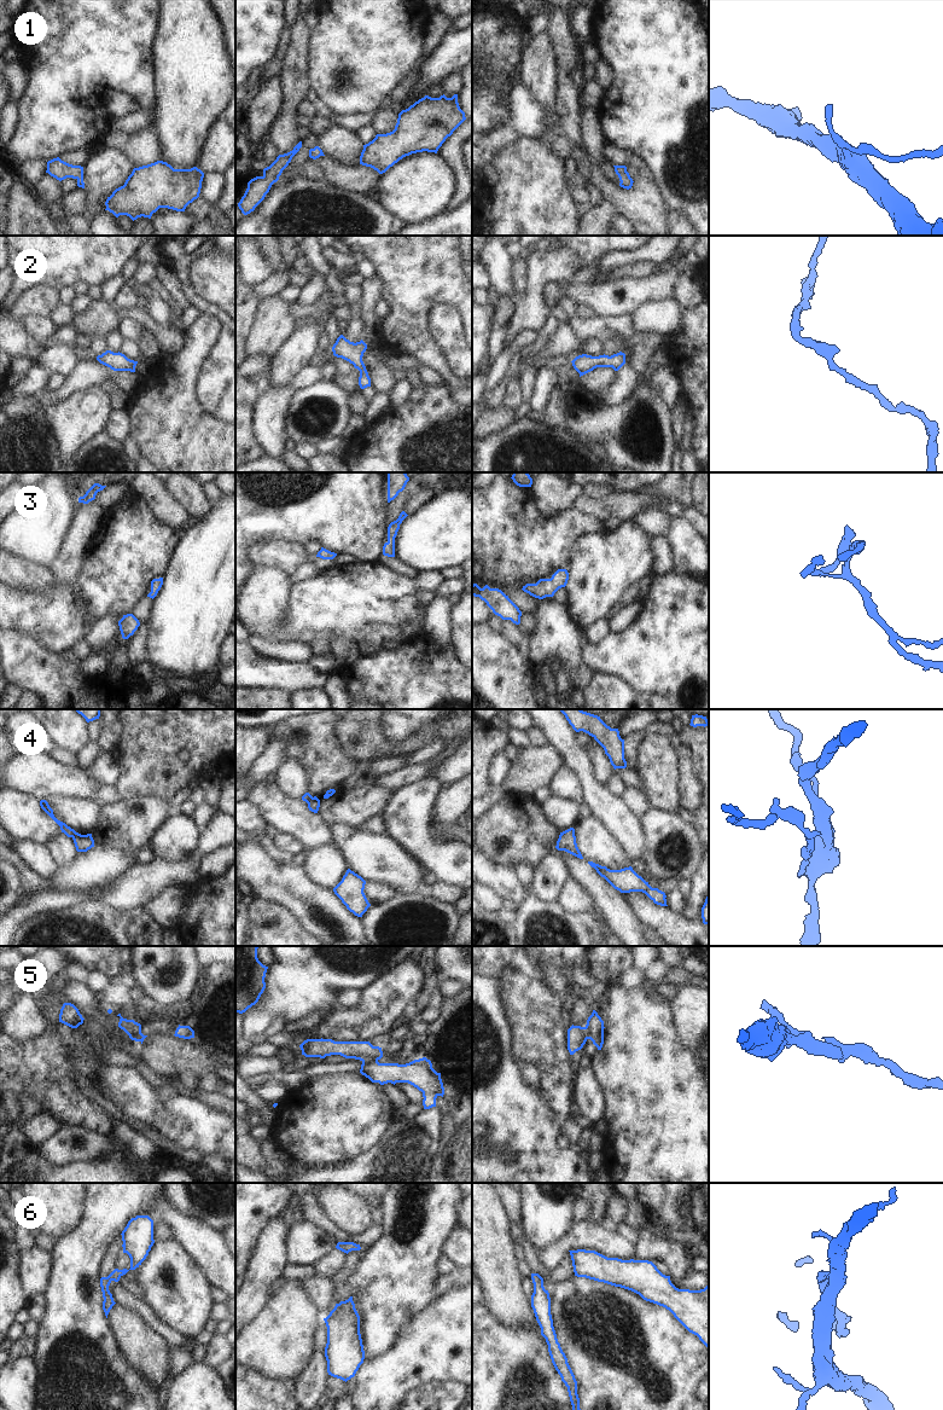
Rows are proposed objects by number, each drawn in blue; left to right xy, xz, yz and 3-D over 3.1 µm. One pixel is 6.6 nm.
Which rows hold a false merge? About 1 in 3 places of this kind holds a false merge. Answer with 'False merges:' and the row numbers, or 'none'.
False merges: 4, 5.

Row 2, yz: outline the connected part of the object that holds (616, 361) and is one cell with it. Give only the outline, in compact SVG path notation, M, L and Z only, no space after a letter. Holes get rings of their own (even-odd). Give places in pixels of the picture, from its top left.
M622 352L611 356L605 354L599 356L582 354L576 356L571 362L581 377L596 367L612 367L615 371L618 371L625 364L625 354Z

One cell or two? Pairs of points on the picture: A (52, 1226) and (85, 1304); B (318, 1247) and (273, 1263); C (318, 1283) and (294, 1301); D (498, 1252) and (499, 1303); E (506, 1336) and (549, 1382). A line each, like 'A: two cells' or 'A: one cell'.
A: two cells
B: two cells
C: two cells
D: one cell
E: one cell

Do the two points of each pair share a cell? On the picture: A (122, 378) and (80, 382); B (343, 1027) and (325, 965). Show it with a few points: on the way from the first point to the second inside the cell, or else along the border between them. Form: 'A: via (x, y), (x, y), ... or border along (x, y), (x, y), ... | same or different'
A: via (111, 375), (91, 373) | same
B: border along (330, 1009), (327, 1013) | different

